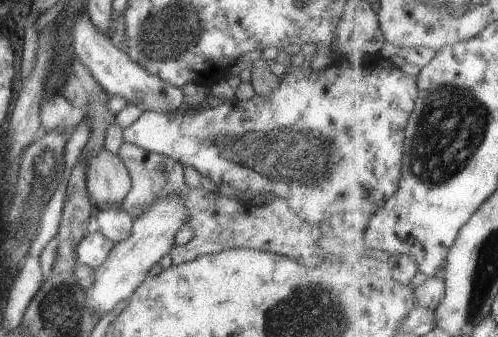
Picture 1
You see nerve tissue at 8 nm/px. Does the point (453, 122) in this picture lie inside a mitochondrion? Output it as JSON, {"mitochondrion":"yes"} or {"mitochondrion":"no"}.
{"mitochondrion":"yes"}

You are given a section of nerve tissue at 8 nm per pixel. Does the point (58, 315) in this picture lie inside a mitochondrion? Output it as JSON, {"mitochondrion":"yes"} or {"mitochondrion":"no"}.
{"mitochondrion":"yes"}

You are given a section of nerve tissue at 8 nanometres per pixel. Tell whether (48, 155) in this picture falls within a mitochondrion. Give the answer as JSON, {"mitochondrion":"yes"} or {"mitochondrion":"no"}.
{"mitochondrion":"yes"}

